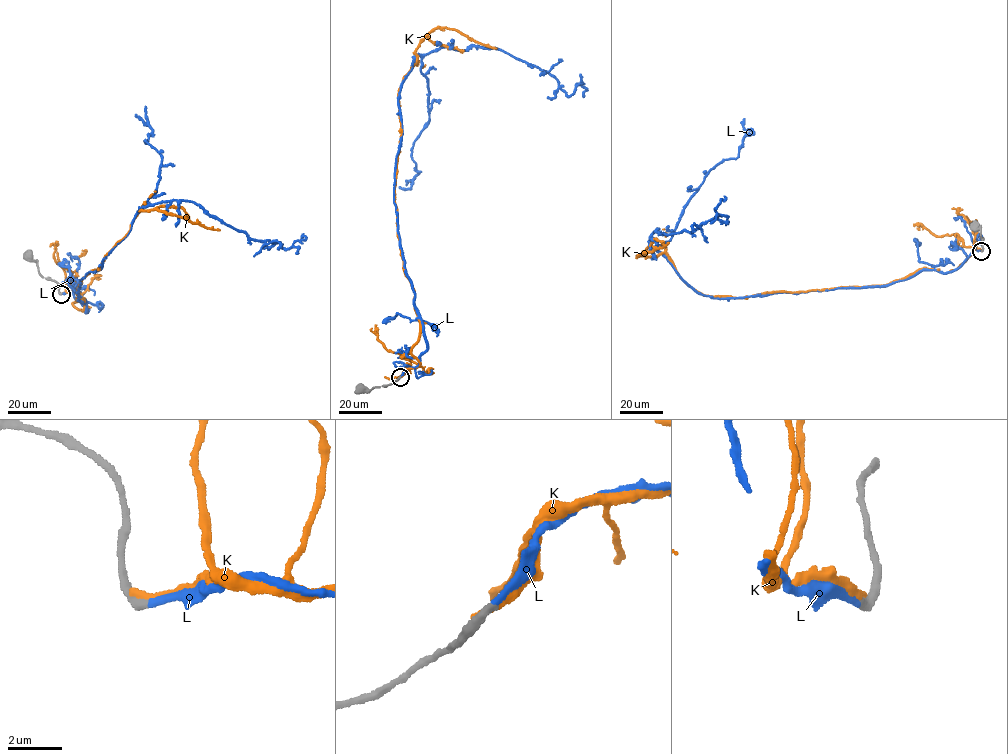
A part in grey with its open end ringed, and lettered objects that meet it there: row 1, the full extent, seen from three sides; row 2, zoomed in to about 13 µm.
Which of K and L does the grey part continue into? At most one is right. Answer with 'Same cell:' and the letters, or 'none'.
Same cell: L

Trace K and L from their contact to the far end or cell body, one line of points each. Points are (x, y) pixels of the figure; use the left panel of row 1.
K: (60, 293), (81, 295), (72, 303), (82, 311), (81, 280), (99, 269), (141, 209), (220, 229)
L: (60, 294), (88, 311), (82, 278), (141, 208), (162, 202), (193, 201), (285, 248), (303, 233)

